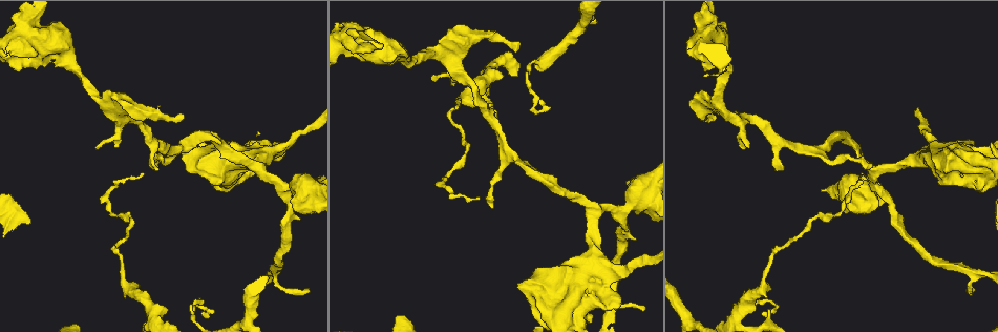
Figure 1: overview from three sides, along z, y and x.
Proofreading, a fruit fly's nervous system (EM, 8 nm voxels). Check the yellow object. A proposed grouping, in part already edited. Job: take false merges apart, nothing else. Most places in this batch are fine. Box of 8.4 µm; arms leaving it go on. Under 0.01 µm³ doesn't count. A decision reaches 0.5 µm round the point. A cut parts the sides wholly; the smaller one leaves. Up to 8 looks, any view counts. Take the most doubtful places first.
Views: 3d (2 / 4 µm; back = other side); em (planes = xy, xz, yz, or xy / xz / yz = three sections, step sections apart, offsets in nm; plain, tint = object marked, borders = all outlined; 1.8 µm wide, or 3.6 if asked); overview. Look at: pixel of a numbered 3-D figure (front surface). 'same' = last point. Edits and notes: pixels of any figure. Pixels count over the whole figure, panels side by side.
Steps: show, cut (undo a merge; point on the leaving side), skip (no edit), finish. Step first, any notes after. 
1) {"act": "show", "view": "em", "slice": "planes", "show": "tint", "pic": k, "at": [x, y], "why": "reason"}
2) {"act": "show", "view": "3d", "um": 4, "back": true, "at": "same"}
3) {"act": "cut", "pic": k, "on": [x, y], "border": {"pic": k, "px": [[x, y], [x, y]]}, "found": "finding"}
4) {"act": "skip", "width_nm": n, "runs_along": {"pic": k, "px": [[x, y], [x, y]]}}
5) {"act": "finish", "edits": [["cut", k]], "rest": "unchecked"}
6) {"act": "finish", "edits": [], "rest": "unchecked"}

{"act": "show", "view": "3d", "um": 4, "pic": 1, "at": [113, 113], "why": "abrupt turn"}

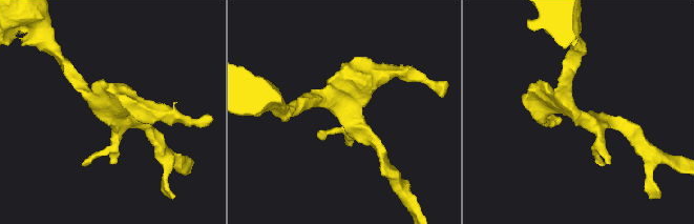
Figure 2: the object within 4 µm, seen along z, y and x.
{"act": "show", "view": "em", "slice": "xy", "step": 4, "show": "tint", "pic": 2, "at": [578, 116]}

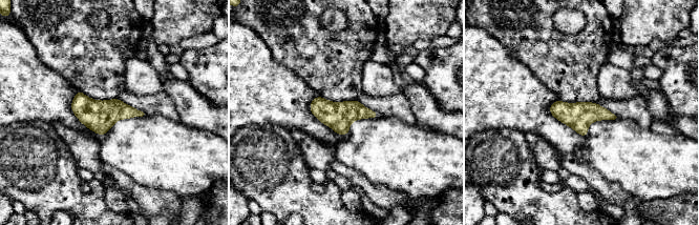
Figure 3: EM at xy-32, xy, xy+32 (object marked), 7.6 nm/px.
{"act": "show", "view": "em", "slice": "planes", "show": "tint", "at": "same"}

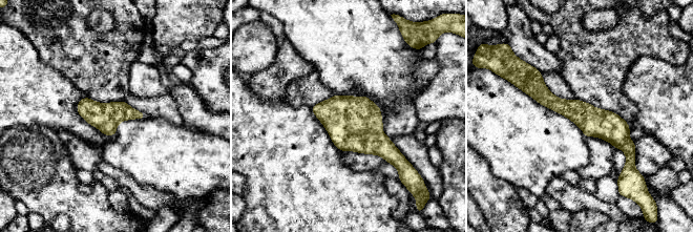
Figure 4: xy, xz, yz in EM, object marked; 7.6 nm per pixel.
{"act": "skip", "runs_along": {"pic": 4, "px": [[530, 83], [604, 124], [632, 155]]}, "found": "one neuron here"}

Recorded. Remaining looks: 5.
{"act": "show", "view": "3d", "um": 4, "pic": 1, "at": [22, 36], "why": "sharp bend"}

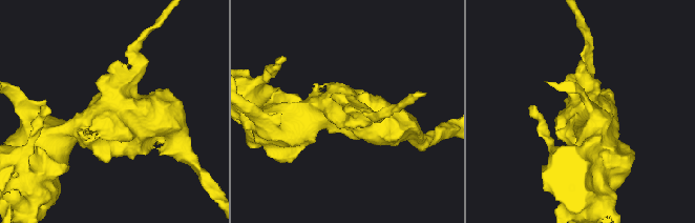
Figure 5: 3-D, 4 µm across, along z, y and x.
{"act": "show", "view": "em", "um": 3.6, "slice": "xy", "step": 16, "show": "tint", "pic": 5, "at": [110, 113], "why": "need the tissue"}

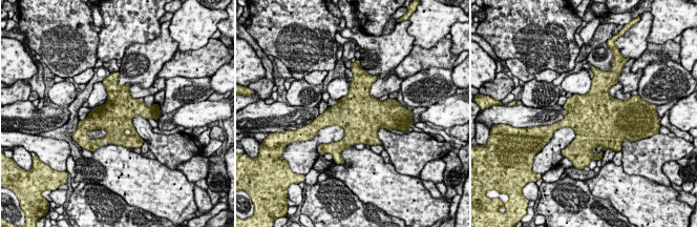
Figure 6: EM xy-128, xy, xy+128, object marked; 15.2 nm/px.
{"act": "skip", "found": "one neuron here"}

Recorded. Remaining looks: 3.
{"act": "show", "view": "em", "um": 3.6, "slice": "planes", "show": "tint", "pic": 1, "at": [627, 206]}

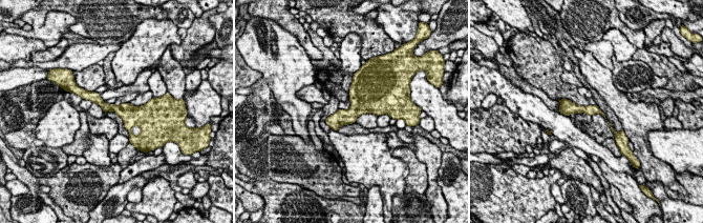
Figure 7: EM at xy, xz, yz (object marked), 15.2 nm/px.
{"act": "skip", "found": "continuous, no second neuron"}

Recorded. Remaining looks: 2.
{"act": "finish", "edits": [], "rest": "unchecked"}

